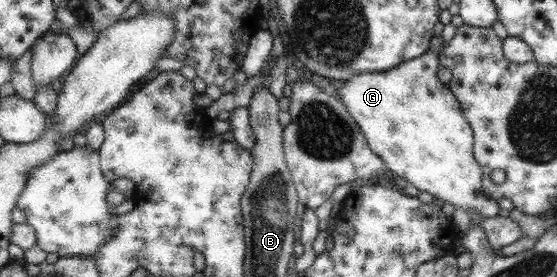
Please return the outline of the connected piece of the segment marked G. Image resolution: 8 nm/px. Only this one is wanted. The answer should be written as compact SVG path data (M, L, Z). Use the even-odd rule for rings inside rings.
M433 37L429 51L424 56L402 61L385 72L358 73L341 81L342 87L338 89L337 97L364 134L368 148L384 161L393 178L403 178L419 192L437 197L438 203L450 203L469 212L475 210L484 218L497 216L497 203L485 197L481 190L482 173L472 156L472 129L465 121L455 95L437 77L441 66L437 55L442 48L441 37Z

